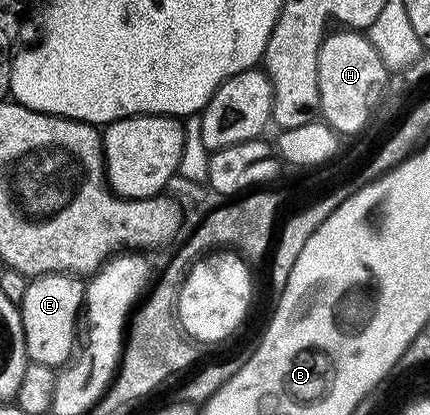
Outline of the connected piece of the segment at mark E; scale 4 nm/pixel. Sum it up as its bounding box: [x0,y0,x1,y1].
[21,272,86,370]

